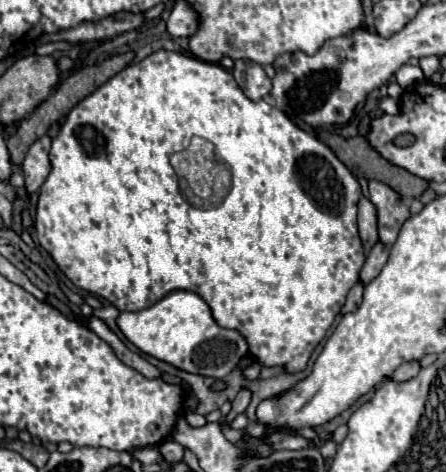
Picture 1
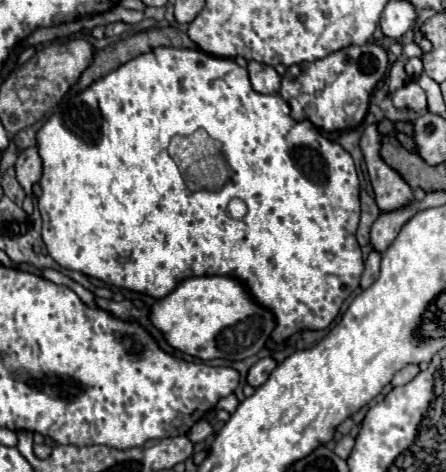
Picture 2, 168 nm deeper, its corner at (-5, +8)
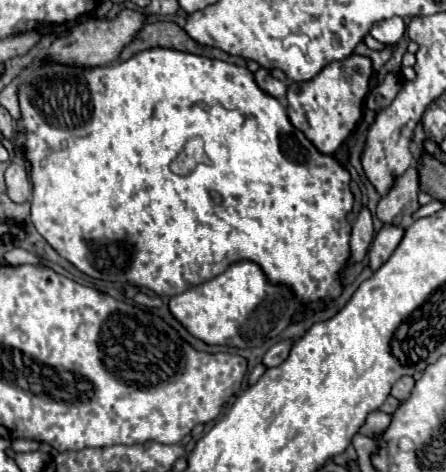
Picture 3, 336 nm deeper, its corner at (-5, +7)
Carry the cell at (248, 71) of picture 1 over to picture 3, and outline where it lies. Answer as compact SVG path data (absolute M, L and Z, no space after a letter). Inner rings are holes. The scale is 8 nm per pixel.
M258 69L258 71L254 73L254 79L256 79L258 87L260 87L264 93L268 93L268 95L272 95L272 97L276 97L276 99L286 95L286 83L278 81L276 77L272 77L270 71Z

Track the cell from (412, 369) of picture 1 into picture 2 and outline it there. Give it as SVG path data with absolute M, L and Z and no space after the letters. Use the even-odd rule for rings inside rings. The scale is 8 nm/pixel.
M410 364L408 368L402 368L402 370L392 378L392 386L404 386L404 384L408 384L418 372L420 372L420 368L418 368L416 364Z

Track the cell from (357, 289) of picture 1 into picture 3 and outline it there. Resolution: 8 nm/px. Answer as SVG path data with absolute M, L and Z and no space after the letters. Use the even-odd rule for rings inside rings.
M384 225L380 229L380 233L376 235L376 239L372 241L370 251L368 251L368 261L370 261L370 269L372 271L376 271L392 255L392 251L400 243L402 235L404 235L404 229L402 227Z

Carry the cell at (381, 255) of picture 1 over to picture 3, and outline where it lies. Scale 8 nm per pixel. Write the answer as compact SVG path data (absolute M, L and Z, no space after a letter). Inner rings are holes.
M410 167L404 175L400 175L396 179L390 193L380 199L378 209L376 209L376 217L384 225L400 227L404 211L410 211L414 215L418 209L420 209L420 203L418 203L418 171L416 171L416 167Z

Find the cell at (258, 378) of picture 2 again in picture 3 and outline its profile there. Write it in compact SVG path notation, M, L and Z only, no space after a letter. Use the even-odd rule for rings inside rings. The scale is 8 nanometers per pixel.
M280 341L280 343L272 345L272 347L266 351L266 355L264 355L264 359L262 359L262 365L264 365L266 369L278 367L278 365L288 357L290 347L292 347L292 341Z

